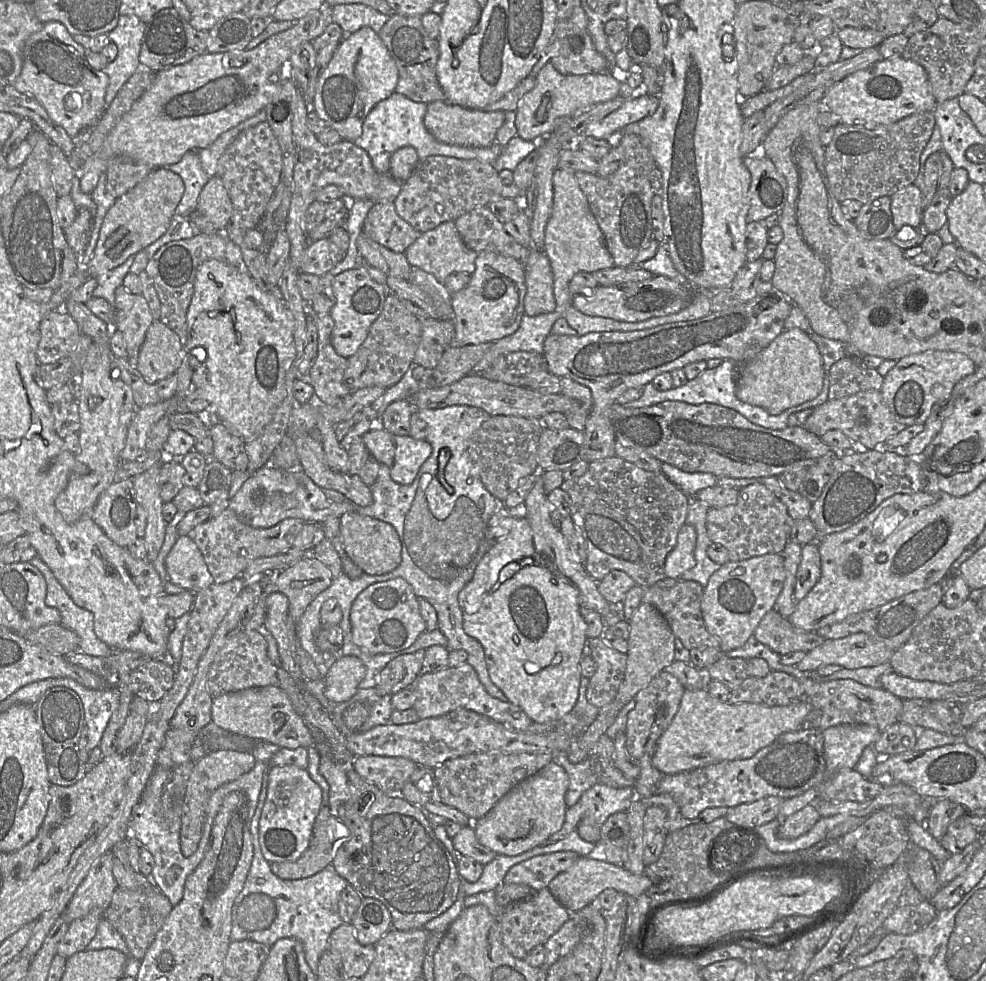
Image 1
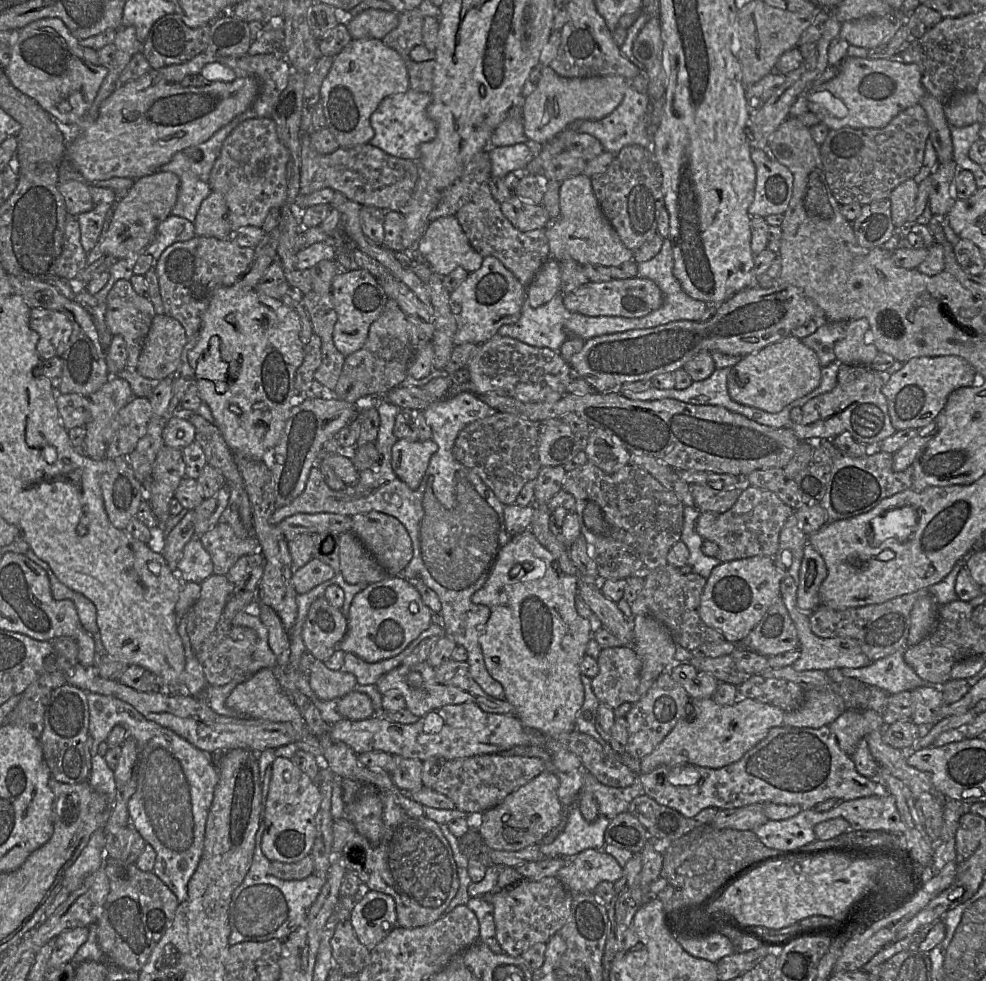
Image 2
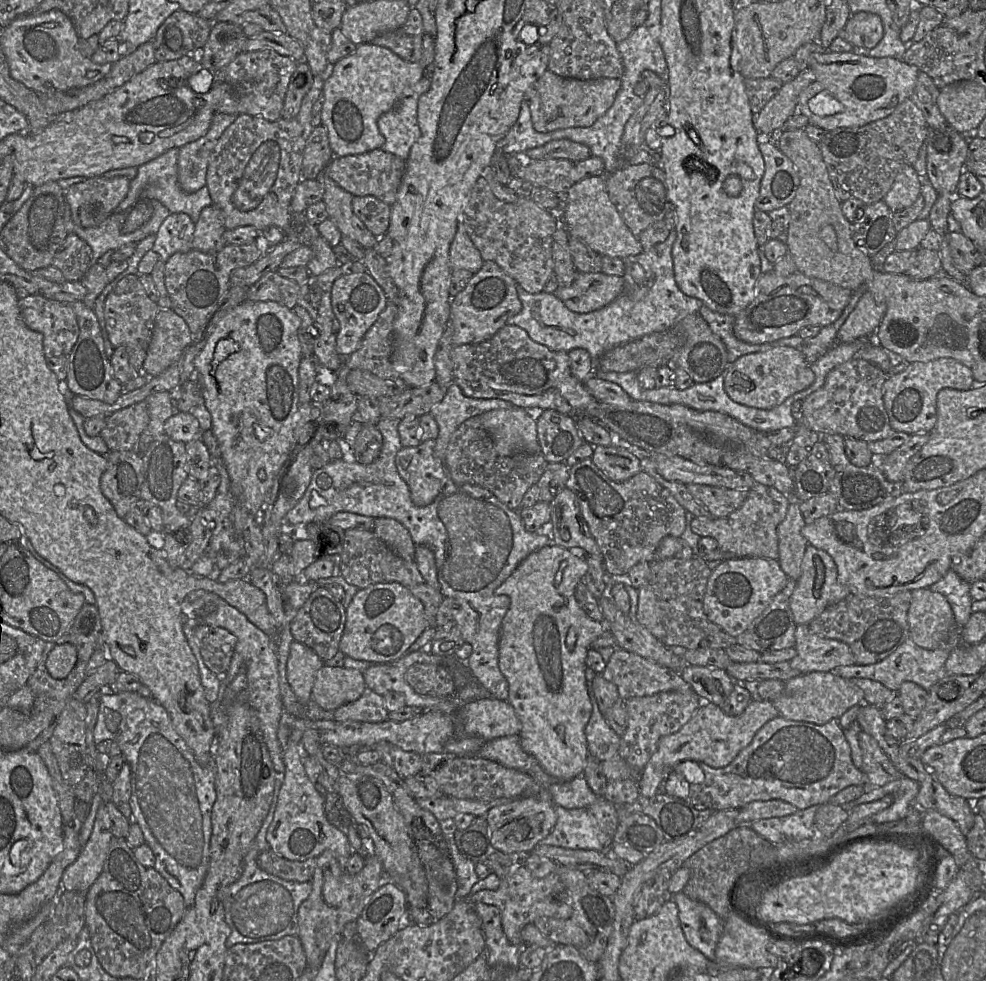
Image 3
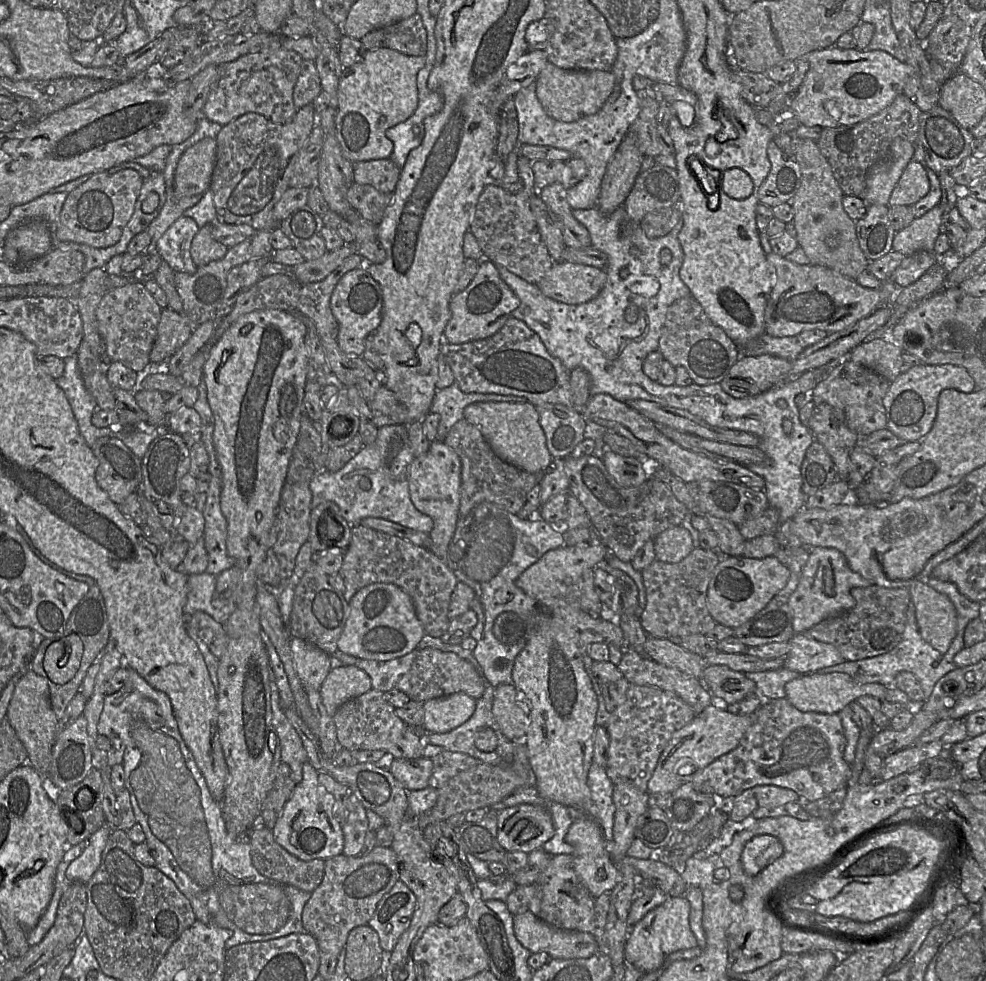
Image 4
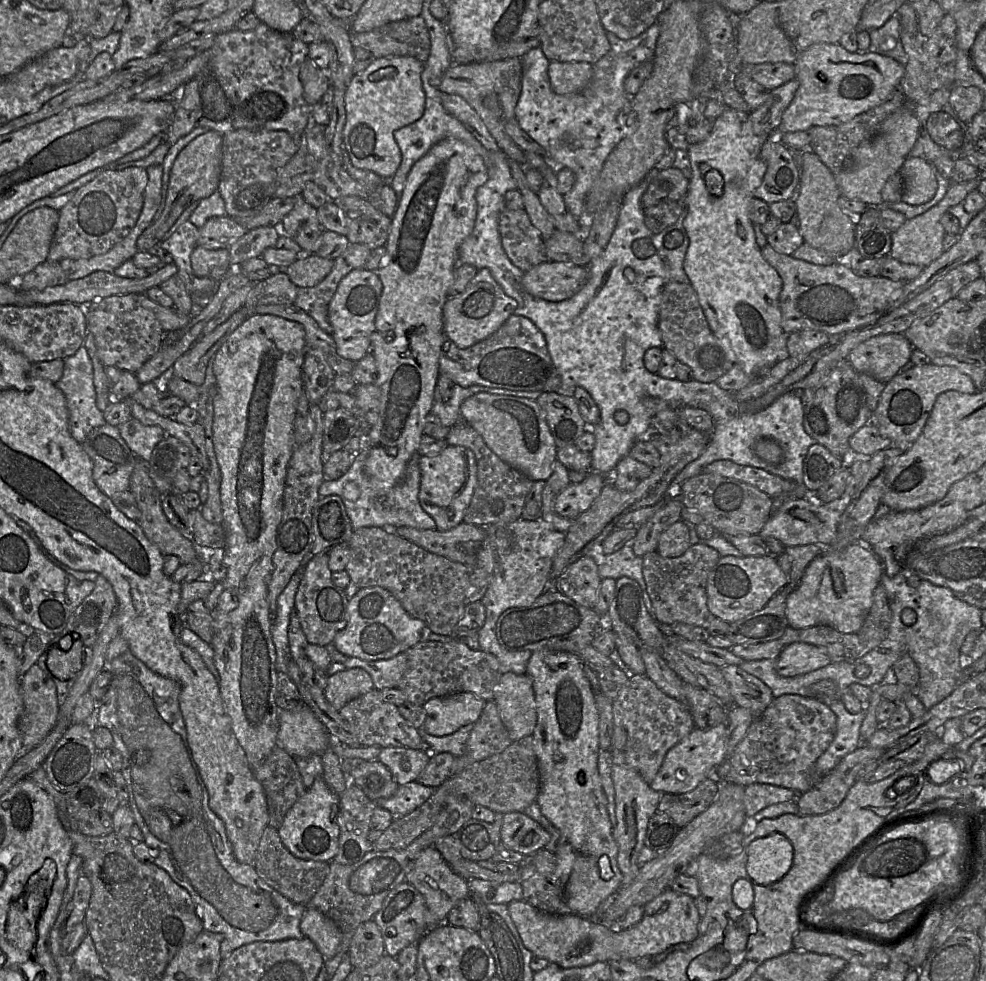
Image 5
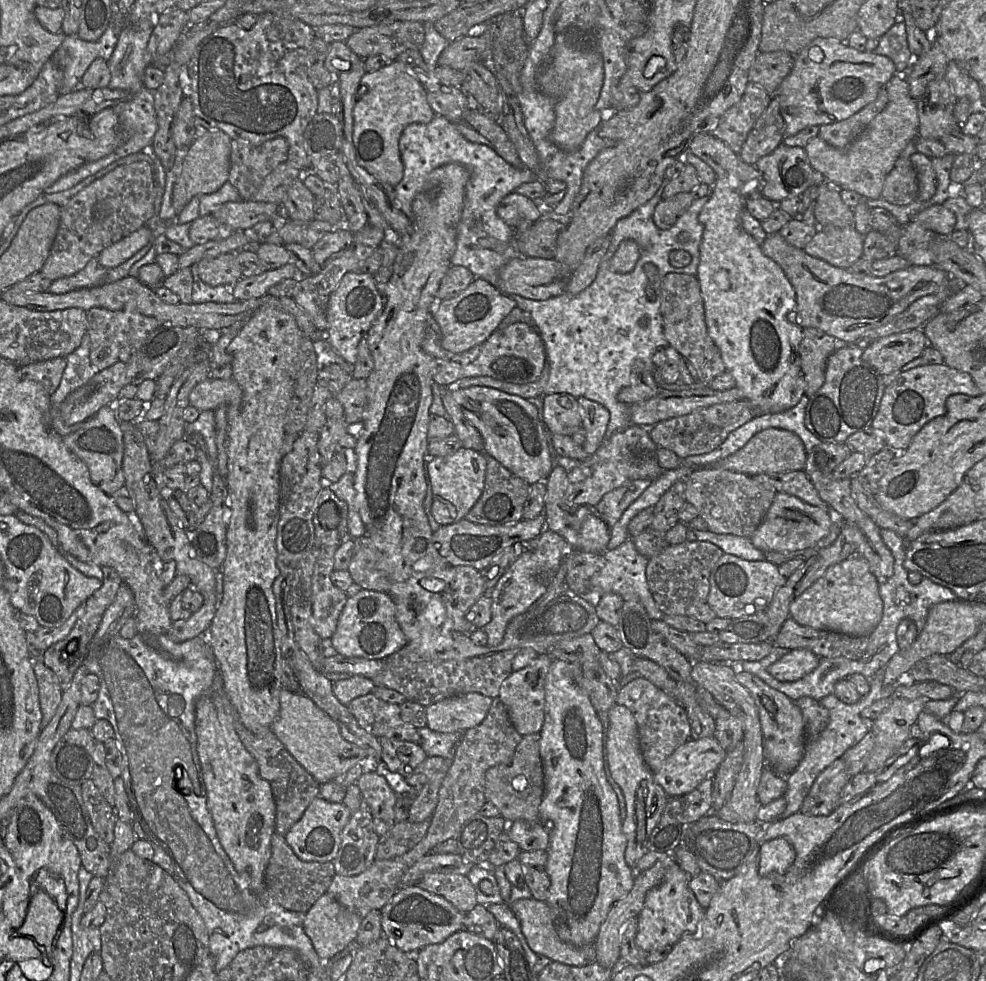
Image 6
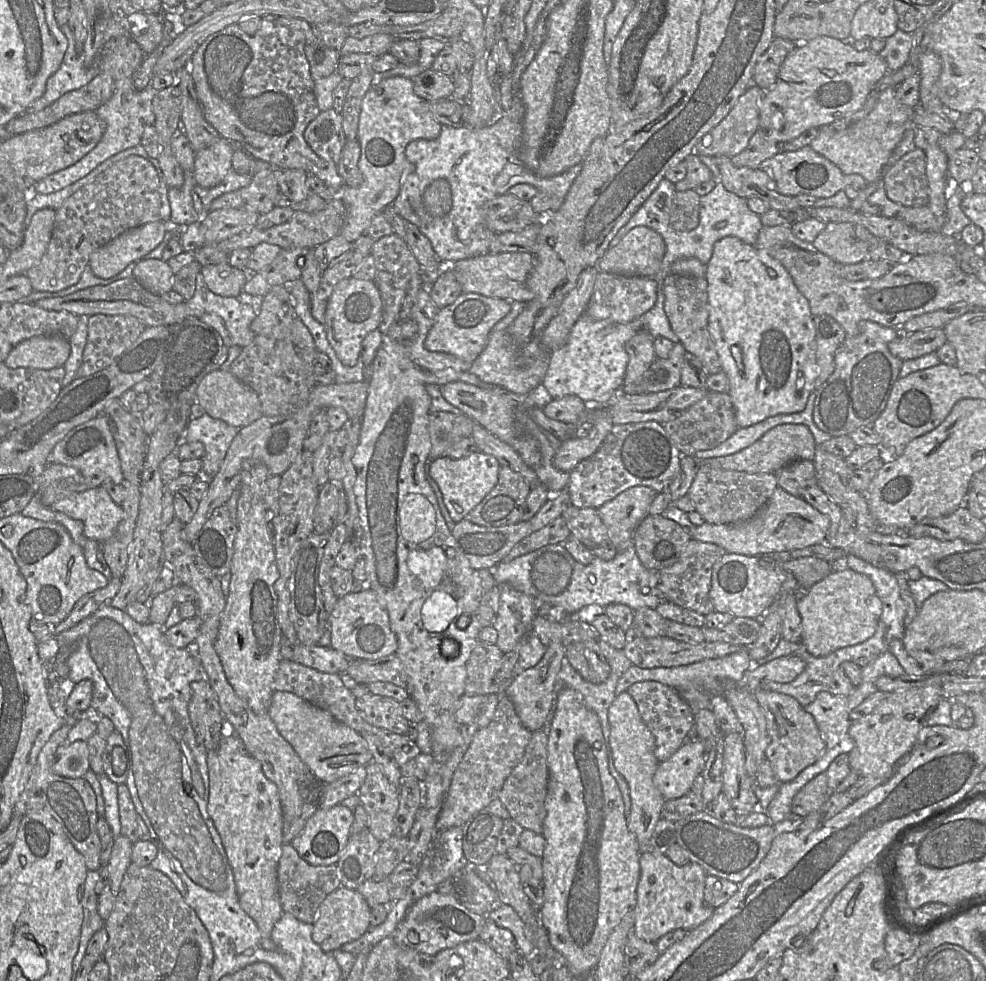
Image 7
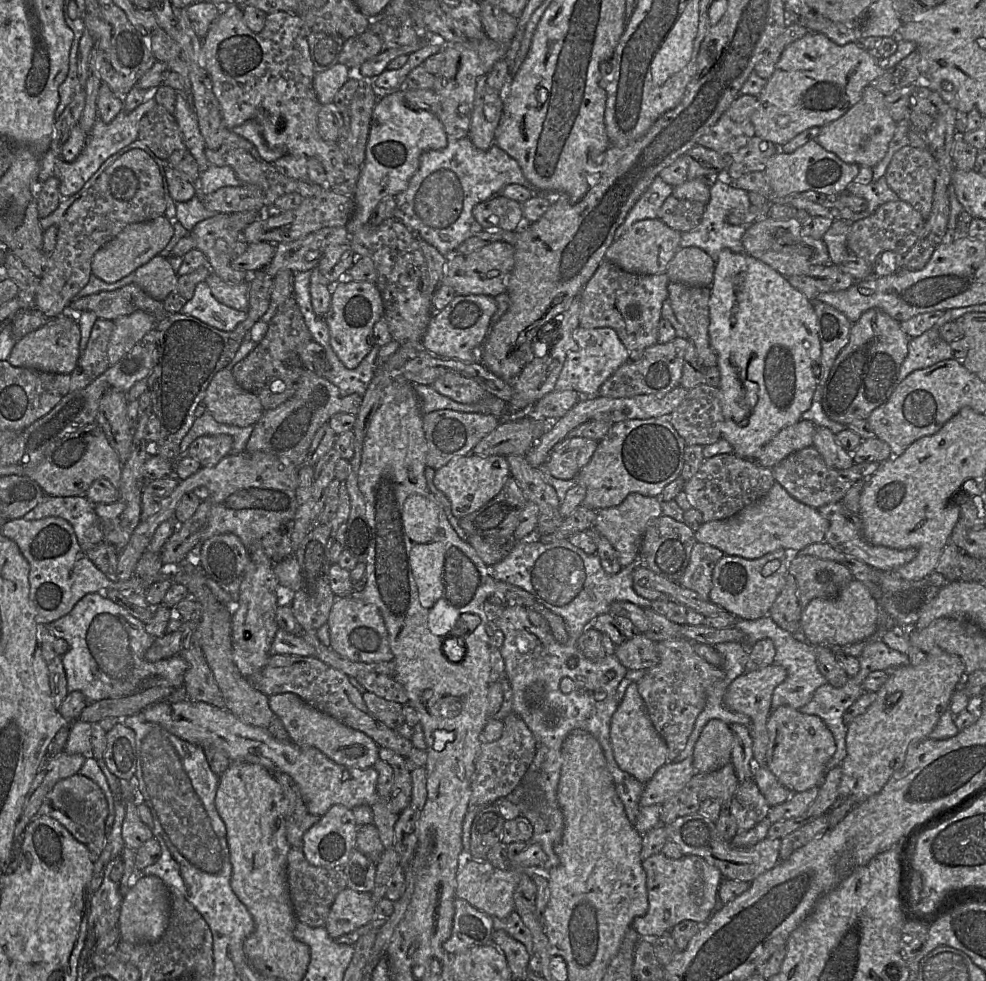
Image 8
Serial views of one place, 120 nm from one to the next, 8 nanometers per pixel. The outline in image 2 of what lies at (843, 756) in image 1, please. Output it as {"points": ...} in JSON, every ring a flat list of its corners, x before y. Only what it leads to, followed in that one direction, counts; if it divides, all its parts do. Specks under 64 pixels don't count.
{"points":[[848,709,829,724,841,750,852,756,858,741,874,730,883,730,882,716,872,709]]}

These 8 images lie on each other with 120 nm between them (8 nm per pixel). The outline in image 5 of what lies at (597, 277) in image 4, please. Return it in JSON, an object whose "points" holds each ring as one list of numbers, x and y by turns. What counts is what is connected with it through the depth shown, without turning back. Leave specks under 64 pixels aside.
{"points":[[548,260,524,272,521,285,536,298,560,302,576,294,587,279,586,267]]}

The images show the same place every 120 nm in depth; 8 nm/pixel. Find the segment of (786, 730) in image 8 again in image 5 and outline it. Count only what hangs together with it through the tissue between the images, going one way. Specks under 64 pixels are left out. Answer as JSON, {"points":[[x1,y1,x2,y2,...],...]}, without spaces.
{"points":[[729,665,721,667,721,672,729,685,733,697,733,704,752,711,755,714,755,719,756,715,760,715,773,701,774,696,771,689,759,678,745,672,739,666]]}

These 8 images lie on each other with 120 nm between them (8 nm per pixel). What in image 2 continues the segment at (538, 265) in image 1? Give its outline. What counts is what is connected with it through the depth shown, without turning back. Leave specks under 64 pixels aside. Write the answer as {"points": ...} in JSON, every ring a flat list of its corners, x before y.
{"points":[[548,258,526,288,526,300,533,308,540,307,560,293,559,262]]}

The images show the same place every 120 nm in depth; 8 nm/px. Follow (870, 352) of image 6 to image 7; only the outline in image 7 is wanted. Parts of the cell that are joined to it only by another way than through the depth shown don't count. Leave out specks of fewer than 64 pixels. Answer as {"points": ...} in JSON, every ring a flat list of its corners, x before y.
{"points":[[943,328,924,329,912,333,902,333,888,345,890,352,902,361,920,358,936,352,947,342]]}

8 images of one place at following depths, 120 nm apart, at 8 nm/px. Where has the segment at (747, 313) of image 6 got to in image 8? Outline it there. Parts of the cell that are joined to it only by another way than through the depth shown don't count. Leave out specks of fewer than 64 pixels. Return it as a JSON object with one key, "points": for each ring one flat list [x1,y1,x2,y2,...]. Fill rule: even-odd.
{"points":[[729,249,719,253,710,289,709,338,720,371,718,390,724,417,721,438,732,446,736,456,755,460,767,442,782,428,801,420,802,414,811,406,820,379,820,374,814,375,814,365,821,359,814,306,775,269,745,252,735,253],[746,379,756,384,757,403,752,410,745,406]]}

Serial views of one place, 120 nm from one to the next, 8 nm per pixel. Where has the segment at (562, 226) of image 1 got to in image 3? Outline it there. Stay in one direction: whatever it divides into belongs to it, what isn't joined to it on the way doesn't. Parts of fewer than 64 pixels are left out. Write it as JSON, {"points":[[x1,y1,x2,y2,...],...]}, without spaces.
{"points":[[605,176,585,178,573,183,562,196,561,220,569,237,584,241,601,256,625,259,643,251,639,238,633,235,610,201]]}

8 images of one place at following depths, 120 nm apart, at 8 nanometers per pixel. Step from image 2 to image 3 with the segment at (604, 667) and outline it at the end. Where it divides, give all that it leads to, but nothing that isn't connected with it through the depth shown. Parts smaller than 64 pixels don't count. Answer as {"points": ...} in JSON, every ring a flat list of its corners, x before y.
{"points":[[621,648,614,651,601,674,607,681,616,685,619,697,623,700,651,696,665,691,692,690,692,687,682,678,679,672]]}

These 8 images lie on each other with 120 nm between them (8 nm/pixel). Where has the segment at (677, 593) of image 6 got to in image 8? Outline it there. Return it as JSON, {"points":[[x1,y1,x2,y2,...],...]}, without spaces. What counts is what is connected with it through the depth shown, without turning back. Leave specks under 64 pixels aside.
{"points":[[697,542,691,551,689,564,678,584,696,592,702,599,710,600,713,570,723,556,724,553,718,548]]}

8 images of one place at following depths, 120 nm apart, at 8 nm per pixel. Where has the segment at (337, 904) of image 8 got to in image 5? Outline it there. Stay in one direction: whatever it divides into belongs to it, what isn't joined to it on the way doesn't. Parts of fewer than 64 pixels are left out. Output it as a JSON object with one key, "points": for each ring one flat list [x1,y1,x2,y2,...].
{"points":[[307,907,300,923,305,937,314,942,324,959,337,954,342,941,342,933,335,922,313,907]]}

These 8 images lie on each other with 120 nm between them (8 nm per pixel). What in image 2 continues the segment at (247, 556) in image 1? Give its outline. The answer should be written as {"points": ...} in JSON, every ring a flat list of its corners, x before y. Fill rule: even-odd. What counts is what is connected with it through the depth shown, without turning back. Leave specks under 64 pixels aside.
{"points":[[298,513,285,518,277,526,289,542,302,534,351,531,352,519,335,513],[219,522,199,539,212,559,213,573,216,575,225,576,241,557,260,552,255,536,239,538,226,523]]}

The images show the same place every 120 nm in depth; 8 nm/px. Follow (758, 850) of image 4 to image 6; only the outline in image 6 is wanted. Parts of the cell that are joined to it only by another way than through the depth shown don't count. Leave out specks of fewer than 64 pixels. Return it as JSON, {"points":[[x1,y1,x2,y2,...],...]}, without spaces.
{"points":[[775,838,759,846,758,872,761,876,784,874,793,864,796,854,784,838]]}

